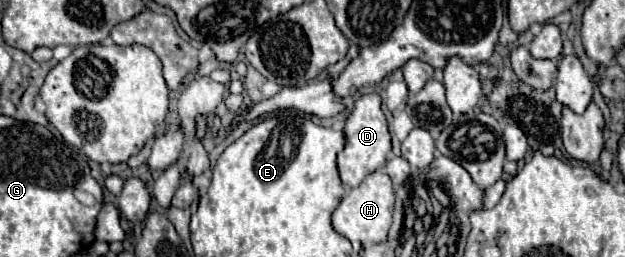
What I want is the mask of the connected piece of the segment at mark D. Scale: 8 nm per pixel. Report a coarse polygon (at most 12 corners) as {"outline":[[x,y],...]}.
{"outline":[[379,93],[363,95],[347,117],[339,165],[357,187],[383,169],[391,135]]}

